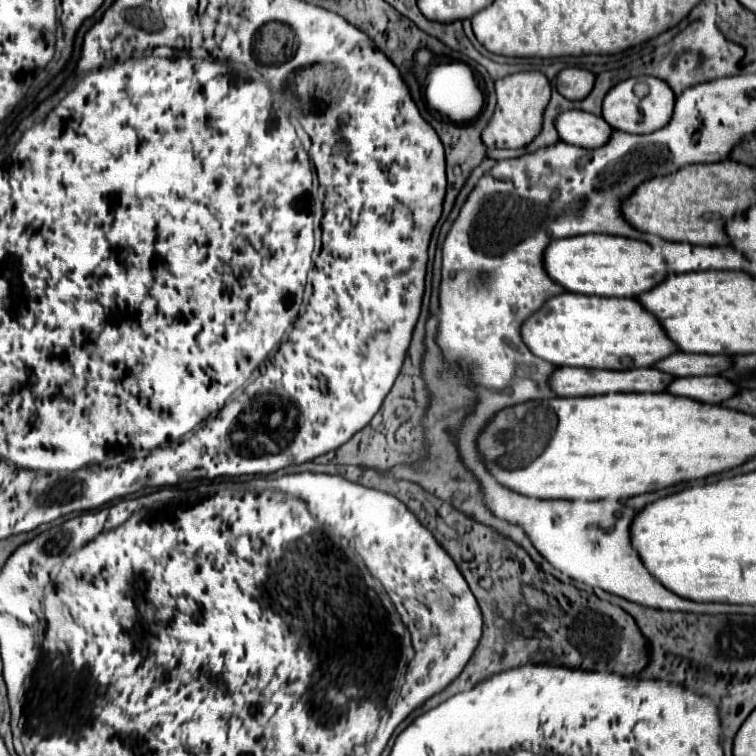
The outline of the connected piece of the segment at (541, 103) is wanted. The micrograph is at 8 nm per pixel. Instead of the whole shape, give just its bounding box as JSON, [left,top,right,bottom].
[481,71,551,149]

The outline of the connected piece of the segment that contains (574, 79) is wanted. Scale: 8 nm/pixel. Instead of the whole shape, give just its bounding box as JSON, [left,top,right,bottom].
[555,67,595,101]

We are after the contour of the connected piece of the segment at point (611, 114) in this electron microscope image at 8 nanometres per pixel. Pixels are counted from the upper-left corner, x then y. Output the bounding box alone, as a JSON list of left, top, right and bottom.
[603,77,675,133]

